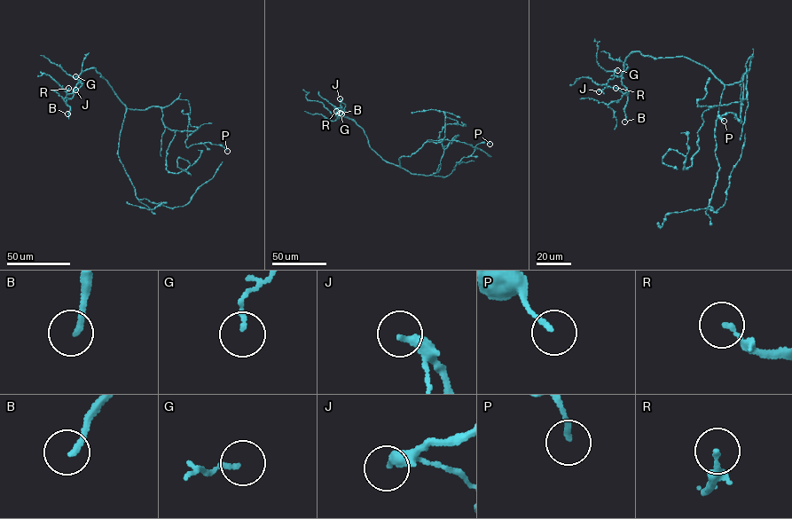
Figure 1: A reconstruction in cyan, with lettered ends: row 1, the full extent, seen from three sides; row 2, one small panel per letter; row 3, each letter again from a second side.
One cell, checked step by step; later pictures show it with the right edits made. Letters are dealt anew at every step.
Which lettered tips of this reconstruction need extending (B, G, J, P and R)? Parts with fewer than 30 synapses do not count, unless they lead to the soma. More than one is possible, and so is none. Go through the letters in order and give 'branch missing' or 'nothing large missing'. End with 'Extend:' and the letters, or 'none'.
B: nothing large missing
G: nothing large missing
J: nothing large missing
P: nothing large missing
R: nothing large missing
Extend: none

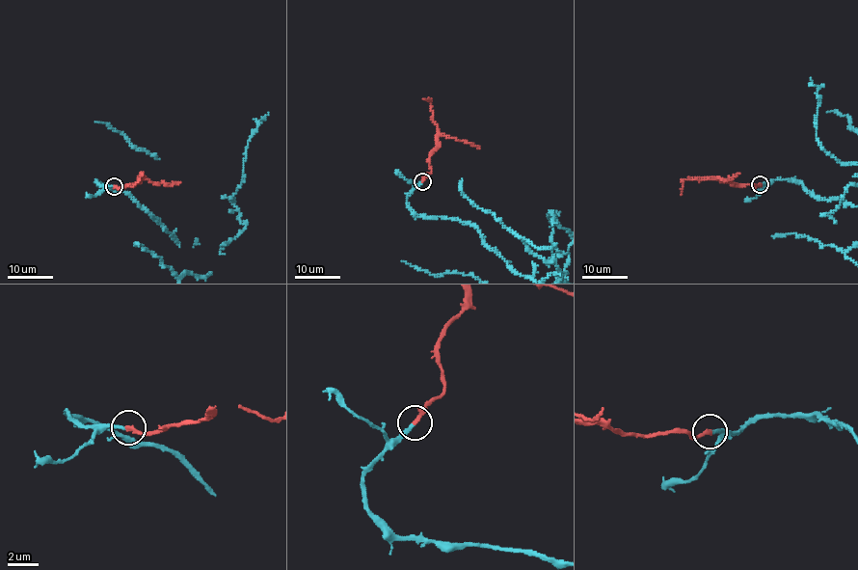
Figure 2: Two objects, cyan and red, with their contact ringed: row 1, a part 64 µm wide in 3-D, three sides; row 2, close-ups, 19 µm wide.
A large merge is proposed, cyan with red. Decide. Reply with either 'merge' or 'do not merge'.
merge

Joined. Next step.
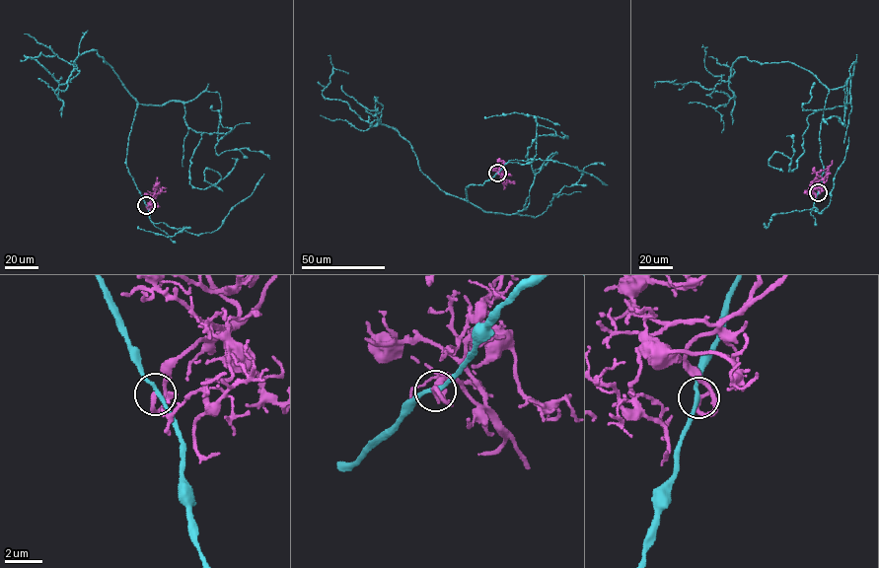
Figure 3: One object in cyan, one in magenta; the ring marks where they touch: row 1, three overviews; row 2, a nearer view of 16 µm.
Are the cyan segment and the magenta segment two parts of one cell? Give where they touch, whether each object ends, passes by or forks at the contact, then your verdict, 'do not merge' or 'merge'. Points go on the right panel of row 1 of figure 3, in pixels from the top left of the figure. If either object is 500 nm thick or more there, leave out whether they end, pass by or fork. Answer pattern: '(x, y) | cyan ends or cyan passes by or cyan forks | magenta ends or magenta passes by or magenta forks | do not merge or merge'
(818, 192) | cyan passes by | magenta ends | do not merge

